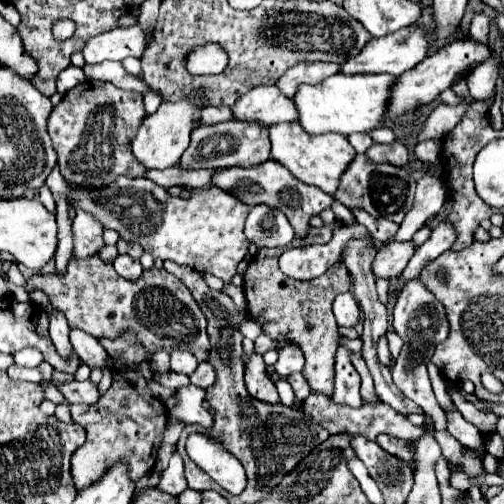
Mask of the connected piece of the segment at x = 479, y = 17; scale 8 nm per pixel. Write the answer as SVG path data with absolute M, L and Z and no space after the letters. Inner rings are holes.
M476 13L476 17L472 19L472 25L470 25L470 37L478 43L486 43L488 45L488 29L490 29L490 23L492 19L484 13Z

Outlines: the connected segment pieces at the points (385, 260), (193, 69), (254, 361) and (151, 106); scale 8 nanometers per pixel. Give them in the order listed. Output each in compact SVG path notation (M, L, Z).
M392 241L392 243L382 245L374 263L372 263L374 275L384 277L384 279L398 277L404 271L404 267L408 265L414 251L416 251L416 247L412 241L402 241L402 243Z
M204 45L186 55L186 67L190 73L220 73L228 63L228 55L220 45Z
M252 353L246 355L248 365L246 365L246 389L254 399L260 399L264 403L280 403L280 395L274 387L274 383L266 377L266 365L260 355Z
M144 91L142 97L144 97L144 107L146 107L146 113L148 113L148 115L154 113L154 111L158 109L158 105L162 103L160 95L156 95L156 93L152 93L152 91Z

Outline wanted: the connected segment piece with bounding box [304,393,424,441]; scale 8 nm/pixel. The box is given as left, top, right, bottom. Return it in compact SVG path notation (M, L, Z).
M312 393L304 401L304 413L310 415L312 419L316 419L316 423L320 423L330 433L350 433L352 437L354 435L364 435L370 441L374 441L380 433L386 433L386 435L392 435L392 437L398 437L398 439L404 439L404 441L416 441L416 439L420 439L420 435L424 435L424 427L412 425L406 415L396 413L392 407L388 407L382 401L378 405L364 403L360 409L352 409L352 407L346 407L346 405L336 405L332 399L328 399L324 395L314 395Z

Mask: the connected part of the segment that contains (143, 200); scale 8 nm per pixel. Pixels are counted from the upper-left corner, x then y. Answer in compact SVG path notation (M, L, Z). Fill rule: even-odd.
M118 177L118 181L106 189L80 189L76 201L84 211L92 213L104 229L114 229L120 237L140 243L154 259L172 259L204 275L216 275L226 283L232 281L236 265L248 255L250 241L244 235L244 219L250 207L214 185L192 189L190 197L182 199L172 197L150 179Z

